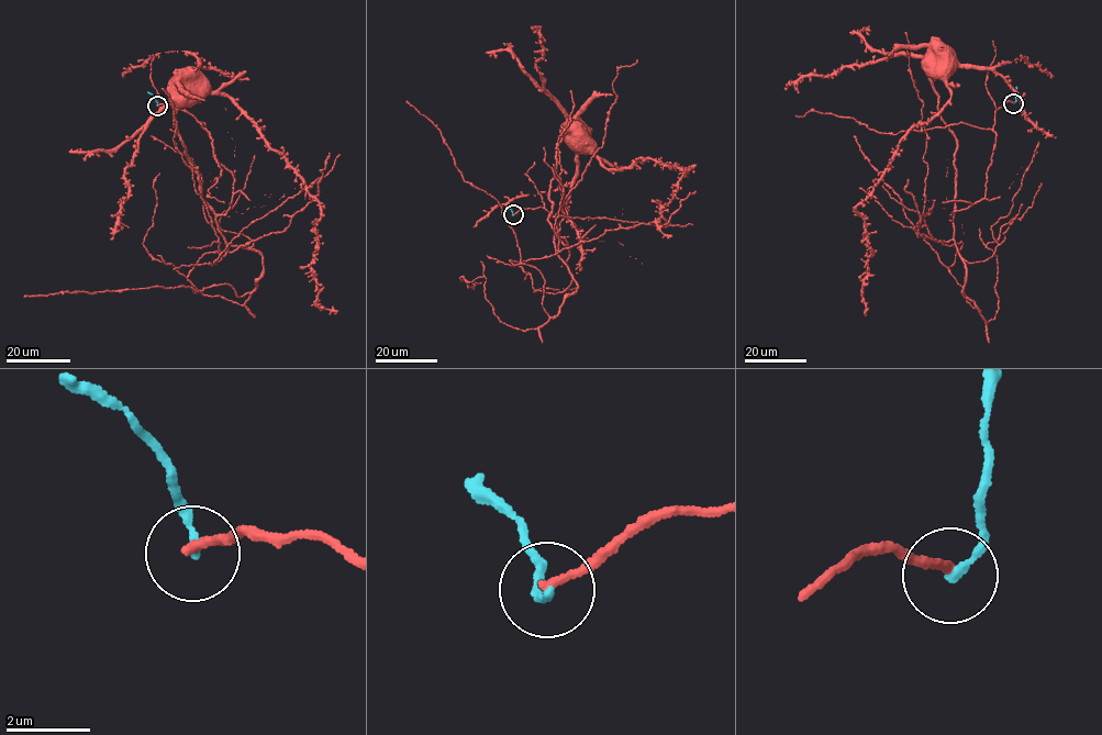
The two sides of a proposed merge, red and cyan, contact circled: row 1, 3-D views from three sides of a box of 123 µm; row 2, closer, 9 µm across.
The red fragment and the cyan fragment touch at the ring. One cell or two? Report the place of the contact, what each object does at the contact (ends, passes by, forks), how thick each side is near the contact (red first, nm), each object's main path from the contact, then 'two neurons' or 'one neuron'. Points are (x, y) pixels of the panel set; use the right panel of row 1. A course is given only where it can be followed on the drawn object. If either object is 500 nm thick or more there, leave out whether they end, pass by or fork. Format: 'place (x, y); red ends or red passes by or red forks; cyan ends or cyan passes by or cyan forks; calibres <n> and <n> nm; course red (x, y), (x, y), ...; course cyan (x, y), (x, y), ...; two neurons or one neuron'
place (1013, 103); red ends; cyan ends; calibres 190 and 200 nm; course red (1014, 103), (994, 112), (995, 146), (984, 197), (955, 210), (956, 143), (927, 70), (935, 65); course cyan (1014, 103), (1016, 87); two neurons

